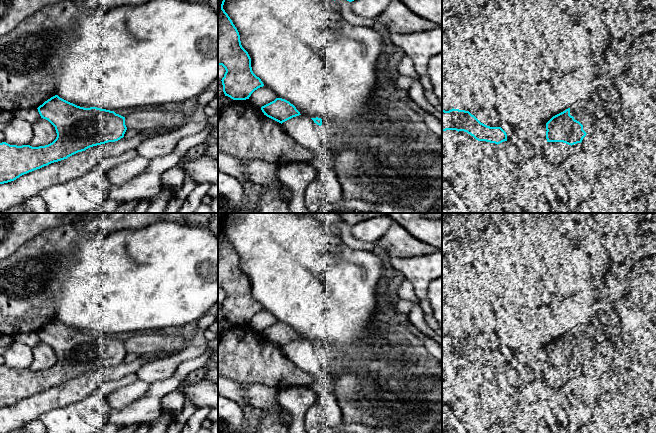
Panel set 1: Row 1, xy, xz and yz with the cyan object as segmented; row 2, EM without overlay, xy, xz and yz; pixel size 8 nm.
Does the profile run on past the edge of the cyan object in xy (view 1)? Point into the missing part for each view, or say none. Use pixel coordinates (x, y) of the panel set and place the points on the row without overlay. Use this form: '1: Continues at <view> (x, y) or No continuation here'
1: No continuation here

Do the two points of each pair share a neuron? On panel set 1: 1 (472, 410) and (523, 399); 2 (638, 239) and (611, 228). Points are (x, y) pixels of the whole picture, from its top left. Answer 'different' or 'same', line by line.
1: different
2: same

